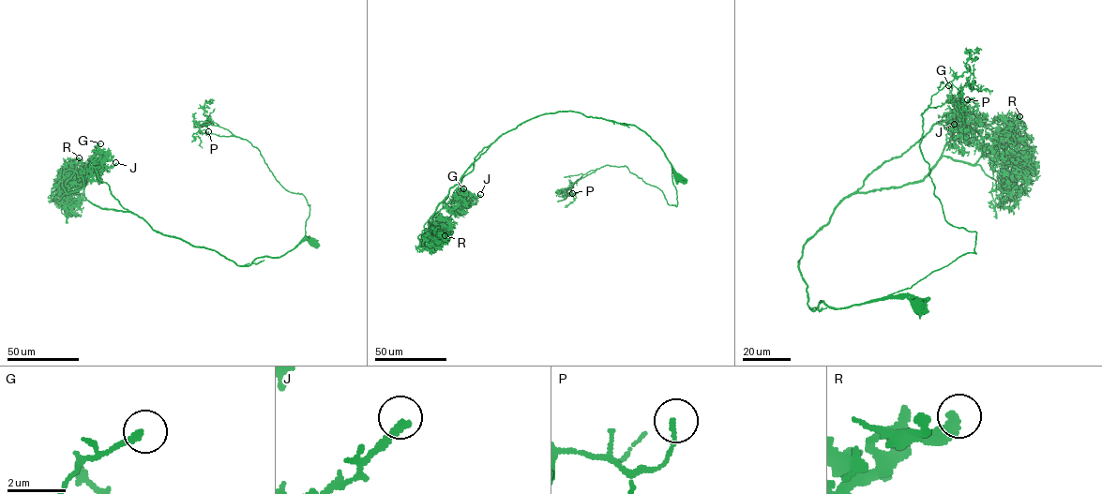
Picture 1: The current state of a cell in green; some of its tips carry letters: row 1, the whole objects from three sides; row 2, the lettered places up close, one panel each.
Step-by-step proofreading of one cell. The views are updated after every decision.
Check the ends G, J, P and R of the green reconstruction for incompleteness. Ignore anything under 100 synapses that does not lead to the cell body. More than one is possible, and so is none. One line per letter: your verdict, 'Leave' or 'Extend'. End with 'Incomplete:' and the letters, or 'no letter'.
G: Leave
J: Leave
P: Leave
R: Leave
Incomplete: no letter

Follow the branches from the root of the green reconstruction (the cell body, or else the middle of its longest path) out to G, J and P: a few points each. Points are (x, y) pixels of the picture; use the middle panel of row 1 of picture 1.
G: (678, 177), (662, 148), (635, 126), (563, 111), (523, 121), (485, 146), (456, 188), (459, 195), (463, 188)
J: (678, 177), (662, 148), (635, 126), (558, 111), (523, 121), (479, 152), (460, 187), (463, 194), (480, 194)
P: (678, 177), (669, 161), (676, 206), (625, 166), (597, 169), (565, 189), (572, 193)

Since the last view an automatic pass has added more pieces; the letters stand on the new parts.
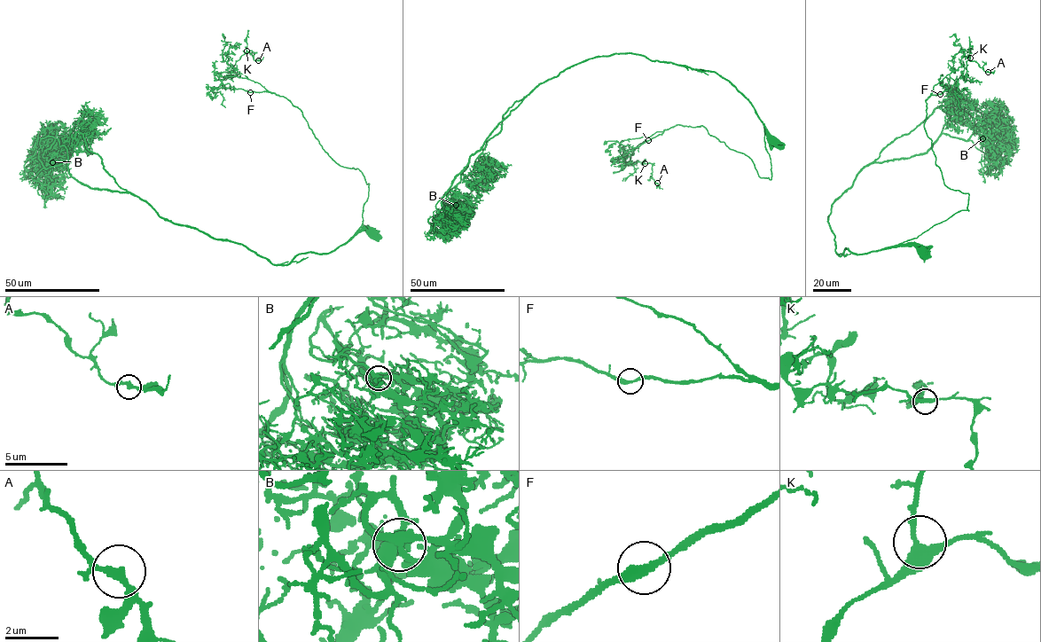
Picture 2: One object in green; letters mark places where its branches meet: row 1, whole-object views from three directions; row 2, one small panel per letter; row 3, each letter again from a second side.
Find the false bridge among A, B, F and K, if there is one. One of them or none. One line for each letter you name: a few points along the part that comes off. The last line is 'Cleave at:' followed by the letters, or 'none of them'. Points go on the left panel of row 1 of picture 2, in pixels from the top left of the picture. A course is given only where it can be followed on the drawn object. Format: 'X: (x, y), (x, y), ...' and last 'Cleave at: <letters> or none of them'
Cleave at: none of them

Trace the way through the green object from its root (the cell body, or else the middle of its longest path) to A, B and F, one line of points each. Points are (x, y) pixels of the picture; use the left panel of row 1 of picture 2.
A: (370, 231), (359, 229), (369, 183), (325, 152), (301, 111), (215, 74), (227, 77), (249, 50), (258, 60)
B: (370, 231), (276, 264), (164, 220), (129, 193), (80, 183), (55, 138), (45, 150), (56, 152), (52, 162)
F: (370, 231), (359, 230), (369, 191), (363, 173), (332, 159), (301, 111), (285, 97), (270, 92), (250, 92)

